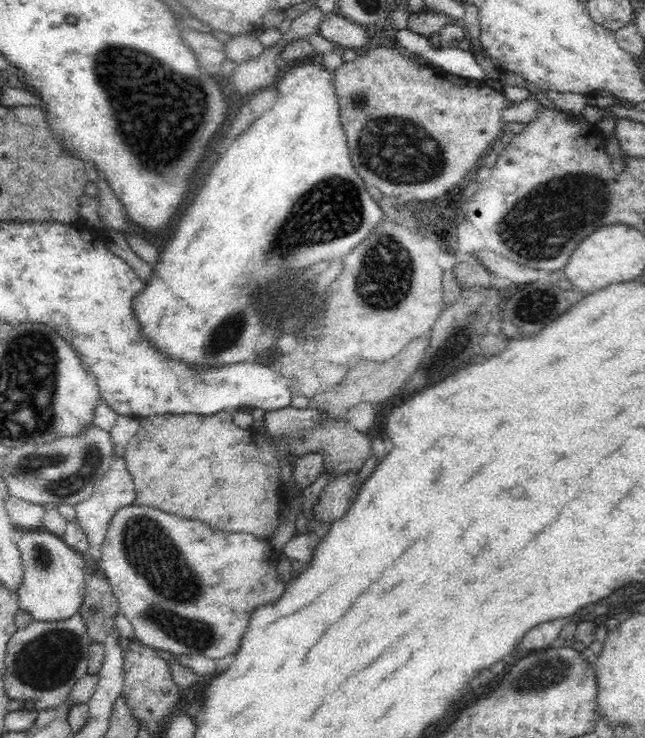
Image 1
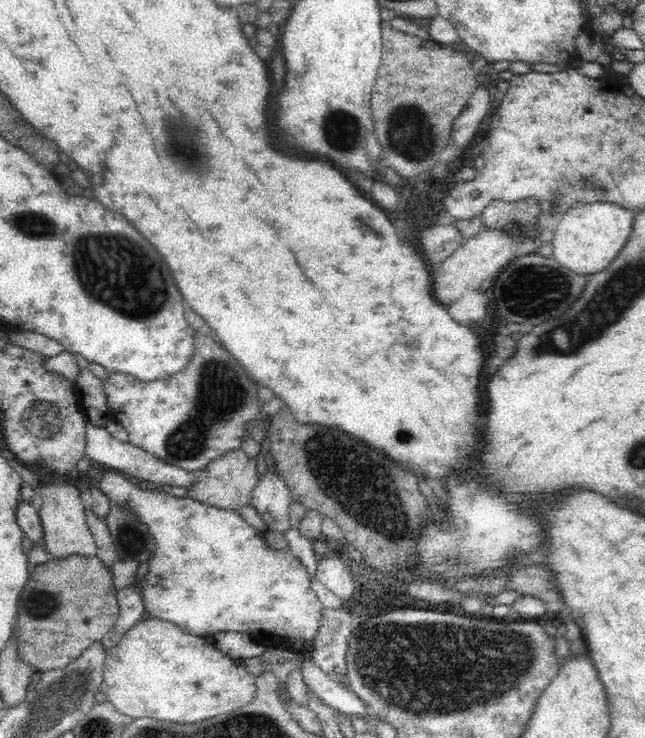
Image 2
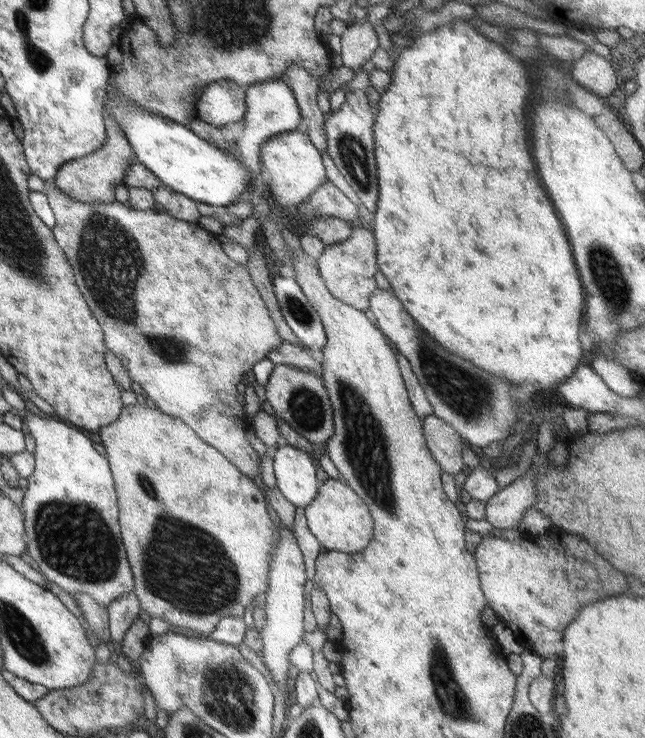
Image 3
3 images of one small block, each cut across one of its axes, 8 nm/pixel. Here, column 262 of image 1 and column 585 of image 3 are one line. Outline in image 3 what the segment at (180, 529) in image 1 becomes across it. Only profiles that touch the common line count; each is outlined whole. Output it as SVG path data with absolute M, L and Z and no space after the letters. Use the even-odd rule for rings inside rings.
M549 532L545 536L522 533L517 541L487 535L482 537L472 555L486 606L500 623L513 632L524 649L545 659L551 656L555 642L562 640L563 630L575 620L580 607L587 602L593 602L595 598L601 600L629 593L625 578L617 570L613 570L587 541L570 533Z

